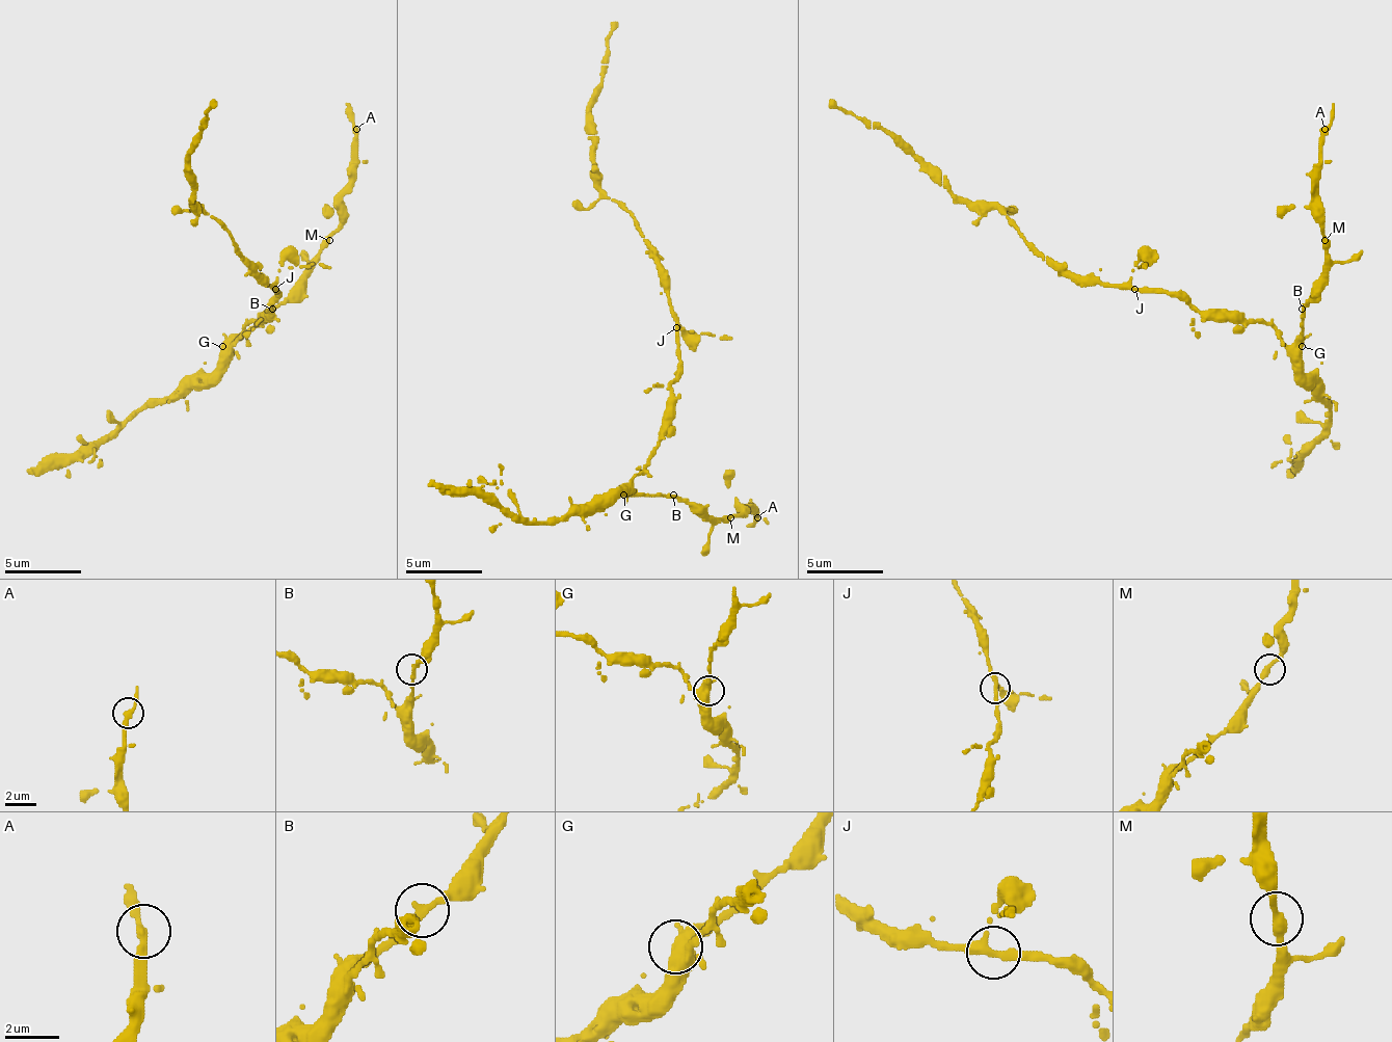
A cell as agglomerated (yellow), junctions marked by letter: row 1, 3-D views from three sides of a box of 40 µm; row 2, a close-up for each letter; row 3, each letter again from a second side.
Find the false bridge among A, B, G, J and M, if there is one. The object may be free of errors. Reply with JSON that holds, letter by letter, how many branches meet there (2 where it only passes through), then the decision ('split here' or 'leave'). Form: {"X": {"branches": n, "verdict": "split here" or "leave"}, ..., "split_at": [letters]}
{"A": {"branches": 2, "verdict": "leave"}, "B": {"branches": 2, "verdict": "leave"}, "G": {"branches": 3, "verdict": "leave"}, "J": {"branches": 3, "verdict": "leave"}, "M": {"branches": 2, "verdict": "leave"}, "split_at": []}

